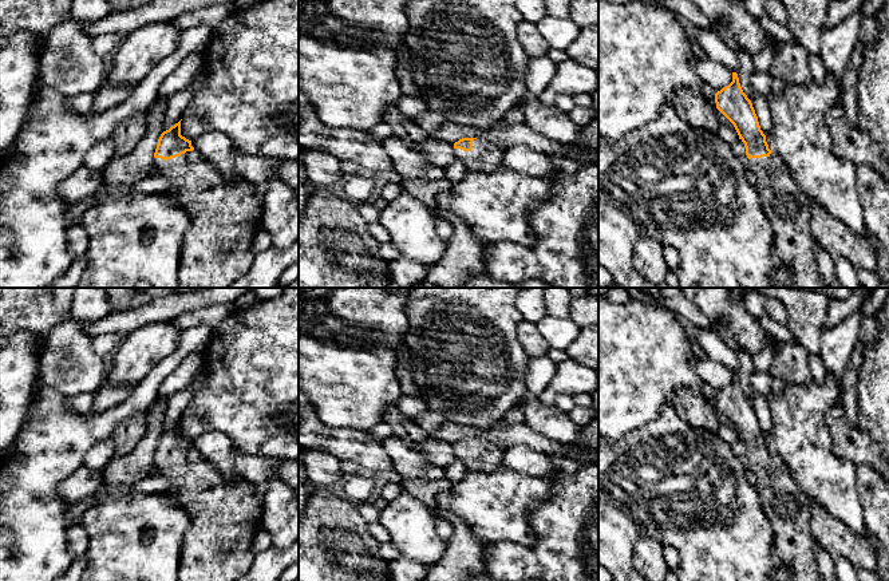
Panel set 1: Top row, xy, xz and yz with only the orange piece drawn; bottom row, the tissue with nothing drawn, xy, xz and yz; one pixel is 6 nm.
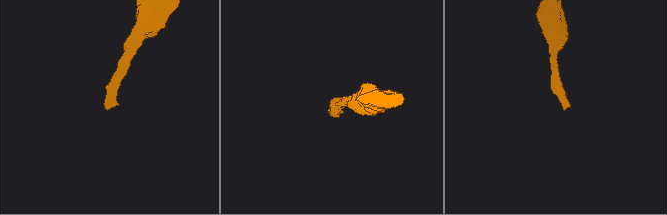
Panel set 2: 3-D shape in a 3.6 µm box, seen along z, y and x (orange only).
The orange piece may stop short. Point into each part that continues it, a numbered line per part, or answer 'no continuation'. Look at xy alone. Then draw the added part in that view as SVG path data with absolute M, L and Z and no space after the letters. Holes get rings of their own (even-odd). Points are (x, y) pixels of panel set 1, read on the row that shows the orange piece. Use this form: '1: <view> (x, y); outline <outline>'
1: xy (217, 249); outline M194 149L171 159L154 158L154 169L158 174L171 181L169 194L185 209L191 220L191 226L183 238L181 264L178 270L178 288L228 288L252 266L254 260L253 238L260 224L252 218L262 212L262 190L246 179L225 179Z

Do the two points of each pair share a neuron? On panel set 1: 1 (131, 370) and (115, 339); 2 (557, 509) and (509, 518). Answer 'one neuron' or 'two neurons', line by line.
1: two neurons
2: two neurons

